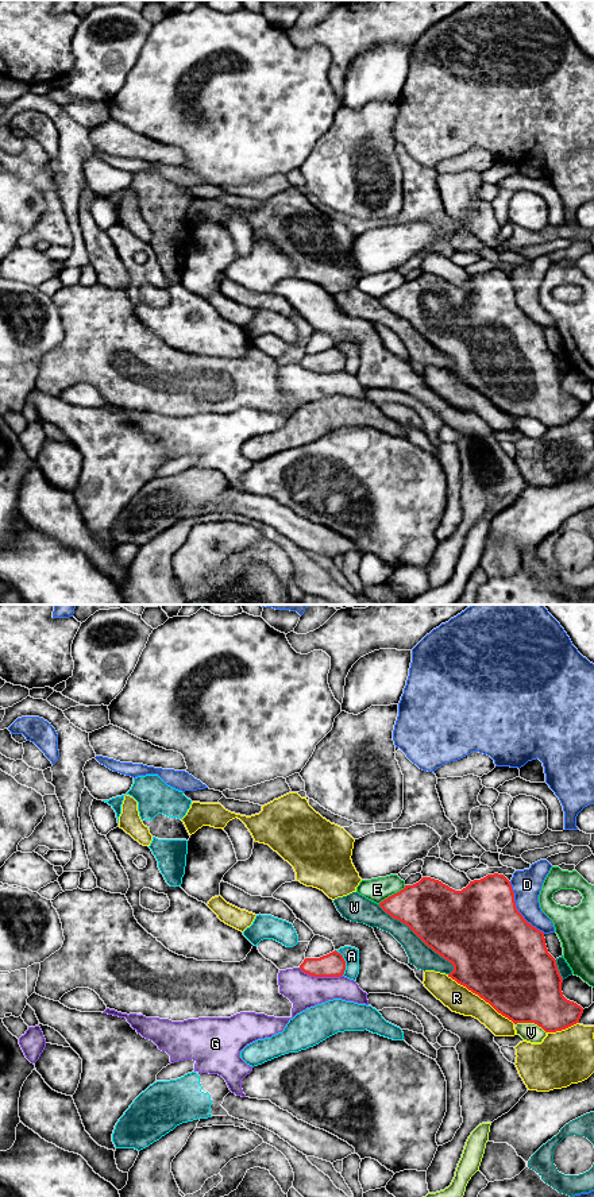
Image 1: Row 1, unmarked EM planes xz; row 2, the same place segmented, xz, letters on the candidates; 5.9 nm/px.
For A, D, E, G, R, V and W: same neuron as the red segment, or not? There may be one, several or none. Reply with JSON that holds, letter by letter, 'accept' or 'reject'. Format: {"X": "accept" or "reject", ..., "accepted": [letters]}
{"A": "reject", "D": "reject", "E": "reject", "G": "reject", "R": "reject", "V": "reject", "W": "reject", "accepted": []}

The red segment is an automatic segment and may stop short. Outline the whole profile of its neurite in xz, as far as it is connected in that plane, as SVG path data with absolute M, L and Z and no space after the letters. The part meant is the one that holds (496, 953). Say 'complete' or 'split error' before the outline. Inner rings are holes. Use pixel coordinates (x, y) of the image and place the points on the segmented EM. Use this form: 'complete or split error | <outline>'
complete | M504 874L470 881L462 891L423 877L381 901L379 907L452 964L448 977L514 1024L535 1023L545 1032L556 1032L579 1023L583 1008L563 996L563 978L556 959L548 953L544 932L518 912L512 884Z

